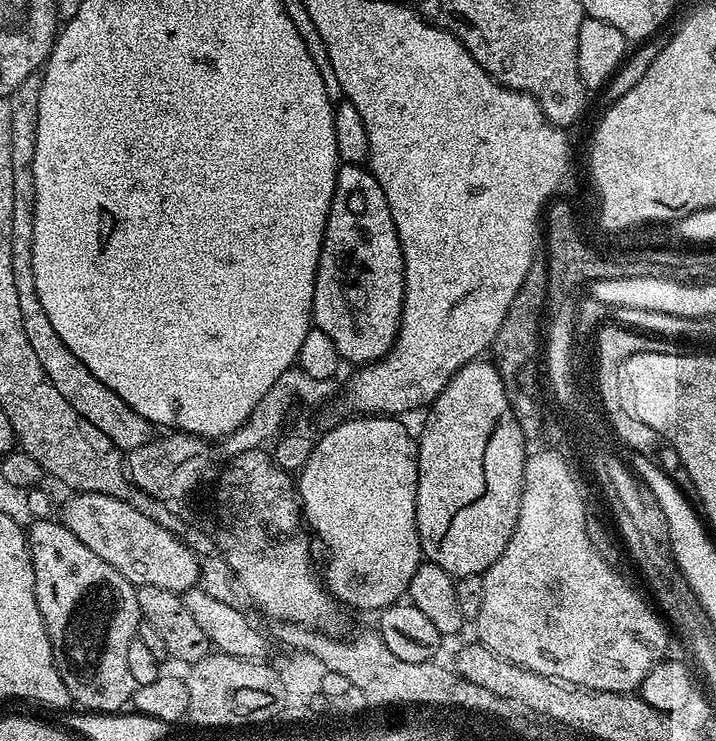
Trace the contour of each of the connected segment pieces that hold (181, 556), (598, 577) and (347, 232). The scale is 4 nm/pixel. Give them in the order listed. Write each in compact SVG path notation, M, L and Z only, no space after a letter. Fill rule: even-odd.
M78 492L69 497L64 504L62 523L74 534L74 538L78 538L78 542L90 546L102 562L110 562L122 578L137 586L162 586L181 594L197 587L202 564L181 537L158 526L158 522L146 518L142 510L116 496Z
M535 456L531 464L524 465L524 489L518 510L518 522L514 526L514 534L510 534L510 542L506 546L506 550L502 550L498 559L482 574L486 586L486 602L482 602L482 610L474 621L474 628L480 635L477 636L479 643L494 654L498 654L503 660L509 660L511 664L518 665L519 668L525 668L543 676L553 676L555 680L564 680L568 684L577 684L580 688L589 688L595 692L632 694L639 689L651 668L665 659L664 651L668 648L669 629L666 627L665 621L655 611L652 613L648 609L647 602L600 557L600 552L596 549L591 534L588 533L588 516L584 510L586 510L585 503L576 502L574 490L567 486L557 457Z
M341 163L314 282L312 318L315 327L320 328L322 334L330 334L334 346L338 346L341 361L348 363L349 360L352 366L372 364L392 349L400 329L403 305L404 259L398 230L390 214L390 202L386 202L386 194L382 194L382 186L378 186L378 178L371 170L359 164Z

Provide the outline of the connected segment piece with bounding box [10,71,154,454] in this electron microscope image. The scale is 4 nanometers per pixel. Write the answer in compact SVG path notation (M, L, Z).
M43 71L30 74L30 78L26 78L26 82L22 82L22 86L18 86L18 90L11 93L10 96L12 157L14 158L14 218L12 219L12 237L10 238L10 262L14 265L14 287L18 289L18 307L22 310L22 330L26 330L26 338L30 338L30 346L34 346L34 354L38 354L38 362L42 362L42 370L46 370L46 378L50 378L54 390L58 390L58 394L62 394L62 398L66 398L66 402L70 402L70 406L74 406L74 410L78 410L78 414L82 414L82 418L86 422L90 422L90 426L94 426L94 430L102 430L102 434L106 434L106 438L110 438L110 442L114 442L114 446L119 448L121 453L127 454L148 443L153 435L154 425L146 418L142 418L142 414L138 414L130 406L126 406L126 402L122 402L122 398L118 398L118 394L114 394L114 390L110 390L102 382L98 382L98 378L94 378L90 374L90 370L86 370L86 366L82 366L82 362L78 362L78 358L74 358L74 354L70 354L66 342L62 342L62 338L58 338L58 334L54 334L54 326L50 326L50 318L46 318L46 310L42 310L42 298L38 298L38 286L34 286L32 205L36 203L36 188L32 184L32 163L34 162L36 135L38 134L38 98L43 81Z

